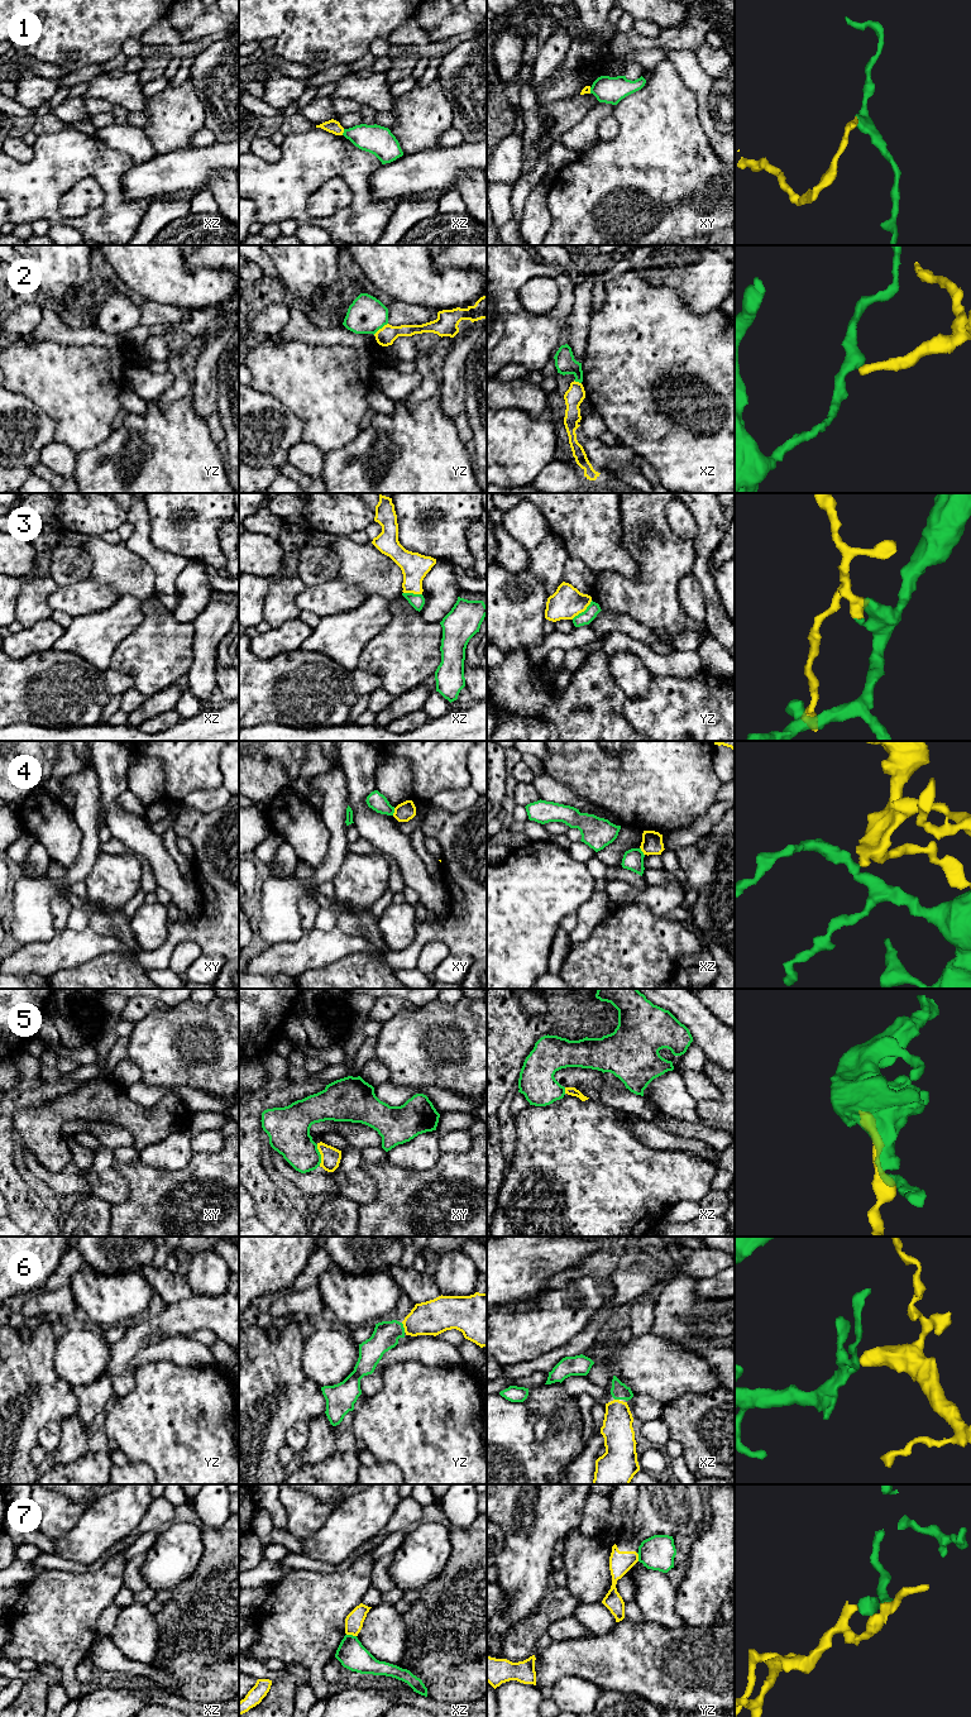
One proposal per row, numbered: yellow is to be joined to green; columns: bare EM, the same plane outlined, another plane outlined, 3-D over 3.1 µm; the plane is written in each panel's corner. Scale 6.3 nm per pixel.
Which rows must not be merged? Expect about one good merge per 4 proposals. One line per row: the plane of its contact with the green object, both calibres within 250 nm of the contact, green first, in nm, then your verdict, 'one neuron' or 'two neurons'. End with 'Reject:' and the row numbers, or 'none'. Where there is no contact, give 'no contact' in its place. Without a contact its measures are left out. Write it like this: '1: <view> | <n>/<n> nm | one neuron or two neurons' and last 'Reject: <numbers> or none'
1: xz | 190/90 nm | two neurons
2: yz | 240/120 nm | two neurons
3: yz | 90/200 nm | two neurons
4: xy | 120/120 nm | two neurons
5: xy | 260/130 nm | two neurons
6: yz | 170/220 nm | one neuron
7: xz | 180/110 nm | two neurons
Reject: 1, 2, 3, 4, 5, 7

